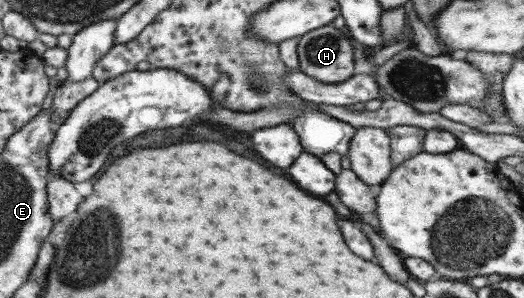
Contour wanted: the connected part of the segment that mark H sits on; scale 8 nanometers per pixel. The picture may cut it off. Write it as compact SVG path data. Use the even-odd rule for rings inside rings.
M333 24L299 39L300 70L326 84L338 84L354 76L354 46Z

